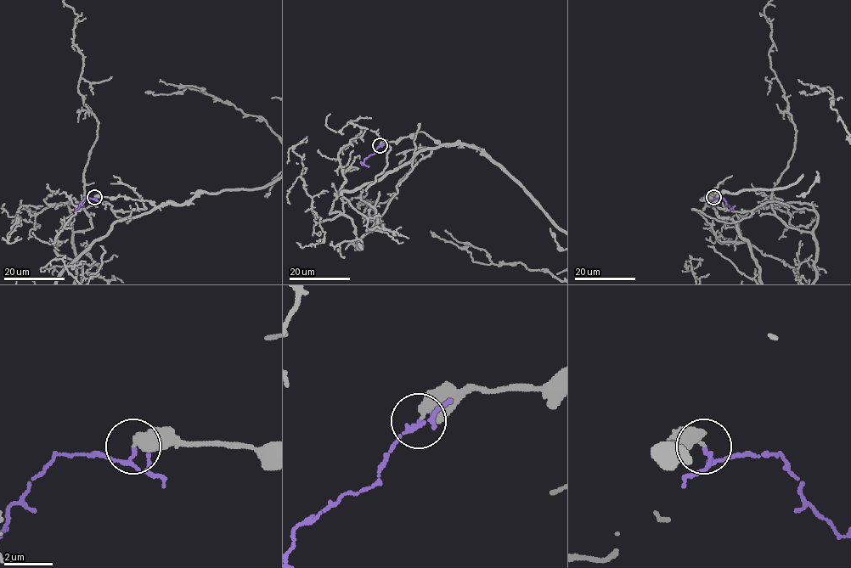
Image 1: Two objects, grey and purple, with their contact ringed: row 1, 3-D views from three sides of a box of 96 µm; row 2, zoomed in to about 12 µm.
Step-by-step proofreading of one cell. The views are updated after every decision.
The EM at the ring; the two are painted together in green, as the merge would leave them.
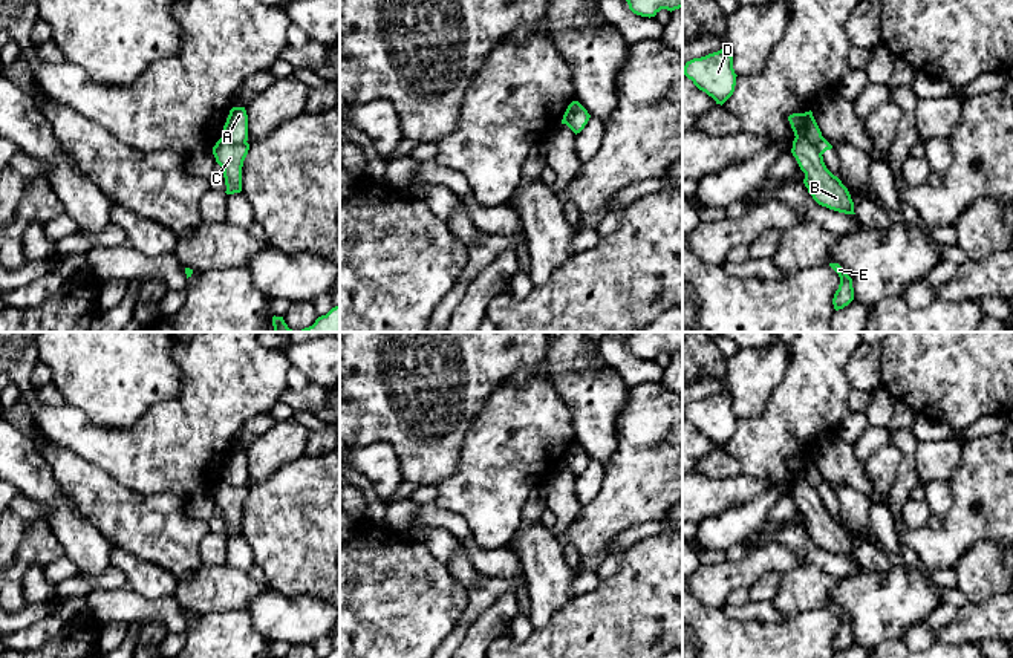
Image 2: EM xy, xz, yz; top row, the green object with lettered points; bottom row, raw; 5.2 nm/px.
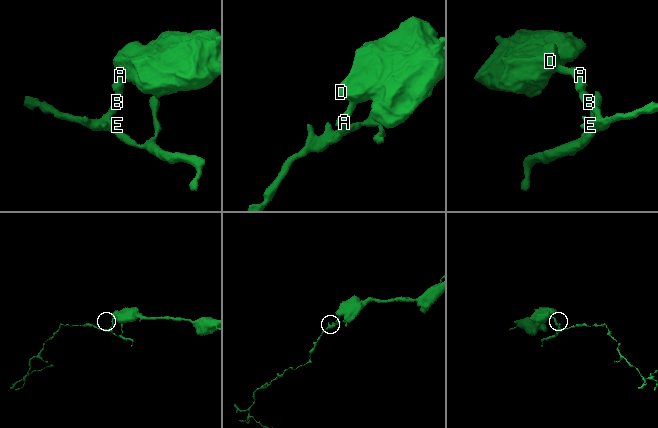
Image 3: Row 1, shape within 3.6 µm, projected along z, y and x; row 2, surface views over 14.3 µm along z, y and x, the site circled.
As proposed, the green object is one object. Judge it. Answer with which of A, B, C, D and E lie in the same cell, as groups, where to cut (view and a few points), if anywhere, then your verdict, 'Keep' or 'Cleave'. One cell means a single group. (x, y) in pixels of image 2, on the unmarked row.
Groups: A D / B C E. Split along yz (796, 479), (805, 479), (822, 496). Cleave

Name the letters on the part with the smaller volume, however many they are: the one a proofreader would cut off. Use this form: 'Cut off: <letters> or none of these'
Cut off: B, C, E

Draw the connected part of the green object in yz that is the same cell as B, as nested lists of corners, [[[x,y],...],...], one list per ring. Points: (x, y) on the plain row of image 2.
[[[797,479],[793,484],[791,496],[805,516],[803,526],[808,536],[819,548],[839,555],[855,557],[848,531],[826,511],[816,487],[806,480]]]

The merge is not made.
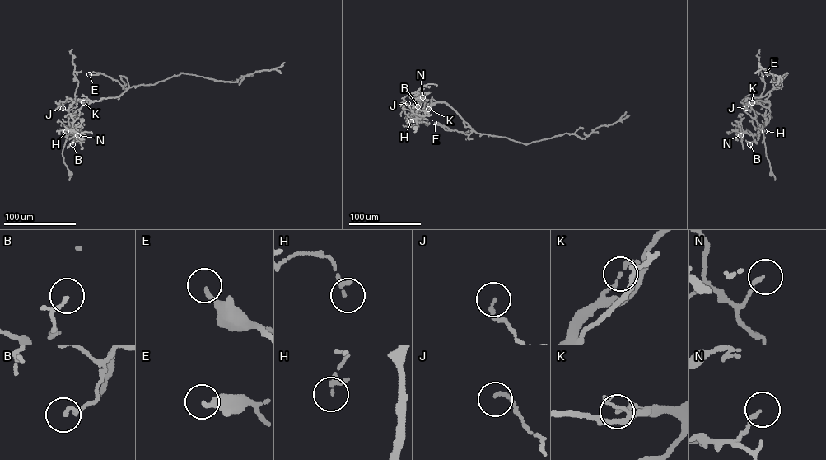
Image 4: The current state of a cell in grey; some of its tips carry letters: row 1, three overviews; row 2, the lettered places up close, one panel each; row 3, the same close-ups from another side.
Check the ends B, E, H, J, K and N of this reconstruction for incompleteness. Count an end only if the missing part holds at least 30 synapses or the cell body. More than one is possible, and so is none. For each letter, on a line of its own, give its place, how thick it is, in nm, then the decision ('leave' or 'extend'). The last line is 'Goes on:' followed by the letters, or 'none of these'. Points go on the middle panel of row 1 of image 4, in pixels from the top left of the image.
B: (417, 106) | 90 nm | leave
E: (434, 122) | 200 nm | leave
H: (411, 121) | 110 nm | leave
J: (408, 103) | 120 nm | leave
K: (428, 109) | 120 nm | leave
N: (422, 97) | 130 nm | leave
Goes on: none of these

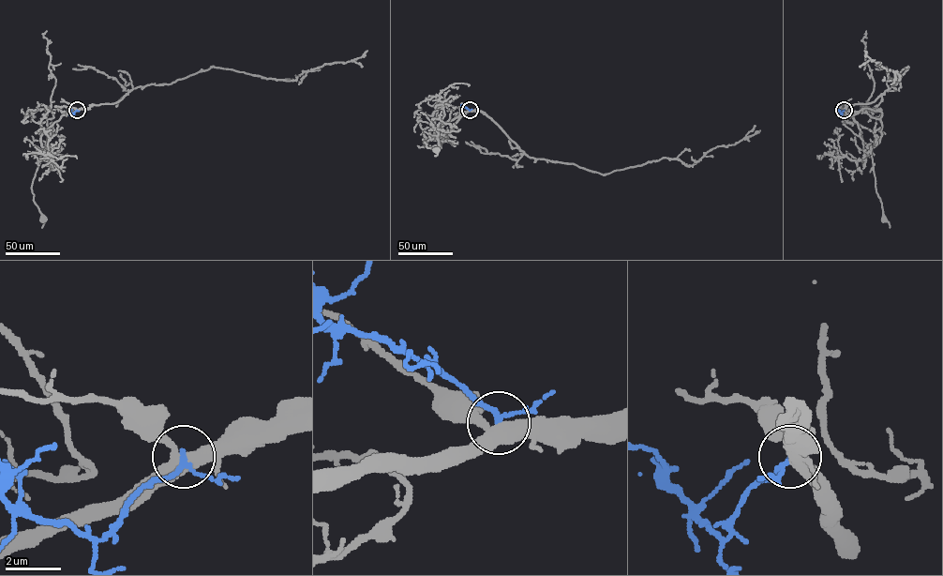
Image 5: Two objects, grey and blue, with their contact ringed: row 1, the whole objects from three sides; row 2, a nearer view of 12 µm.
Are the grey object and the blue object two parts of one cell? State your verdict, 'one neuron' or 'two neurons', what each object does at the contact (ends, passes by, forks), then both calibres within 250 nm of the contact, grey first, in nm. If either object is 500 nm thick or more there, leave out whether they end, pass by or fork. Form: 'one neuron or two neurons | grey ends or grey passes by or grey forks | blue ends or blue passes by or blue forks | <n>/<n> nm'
two neurons | grey forks | blue passes by | 420/160 nm

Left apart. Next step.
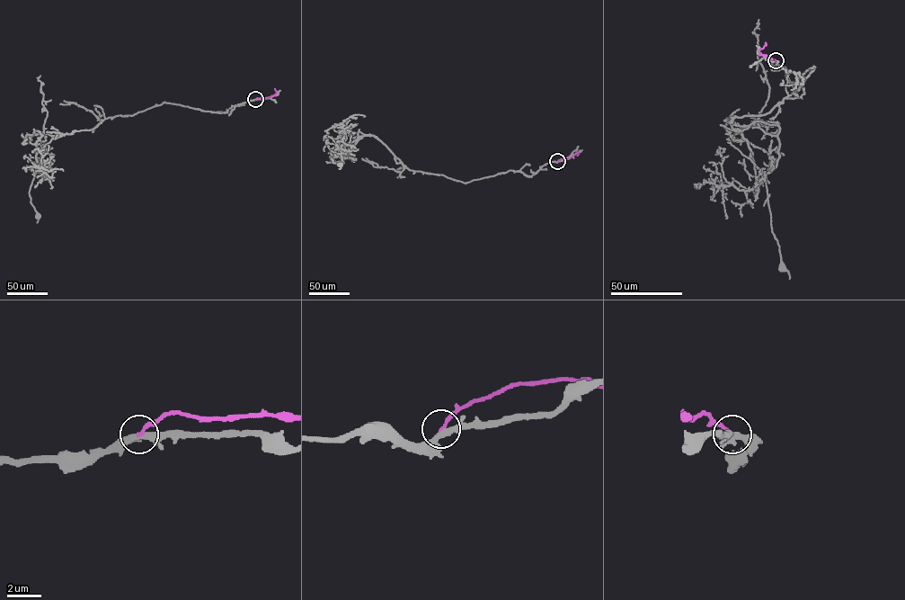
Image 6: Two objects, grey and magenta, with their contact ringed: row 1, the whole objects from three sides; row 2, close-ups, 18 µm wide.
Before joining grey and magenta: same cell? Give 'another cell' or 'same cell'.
another cell

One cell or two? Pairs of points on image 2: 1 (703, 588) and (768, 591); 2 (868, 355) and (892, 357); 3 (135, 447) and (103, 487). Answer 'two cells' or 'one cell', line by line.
1: two cells
2: two cells
3: two cells

